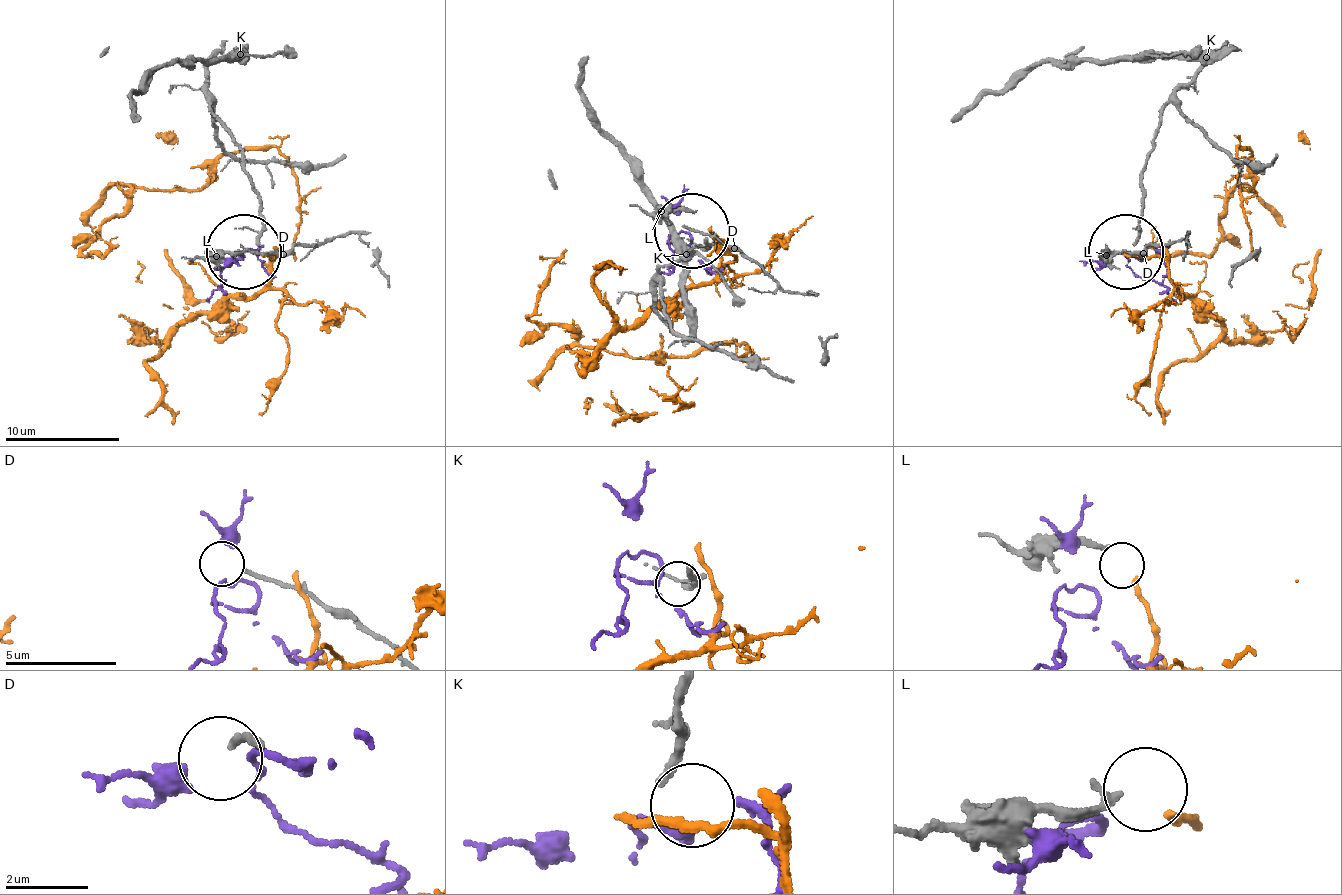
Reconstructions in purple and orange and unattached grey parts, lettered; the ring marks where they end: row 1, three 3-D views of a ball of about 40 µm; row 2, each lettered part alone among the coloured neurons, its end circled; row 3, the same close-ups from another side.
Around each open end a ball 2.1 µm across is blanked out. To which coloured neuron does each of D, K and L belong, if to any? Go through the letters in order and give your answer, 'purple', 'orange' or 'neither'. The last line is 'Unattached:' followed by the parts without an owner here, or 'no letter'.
D: neither
K: neither
L: orange
Unattached: D, K

